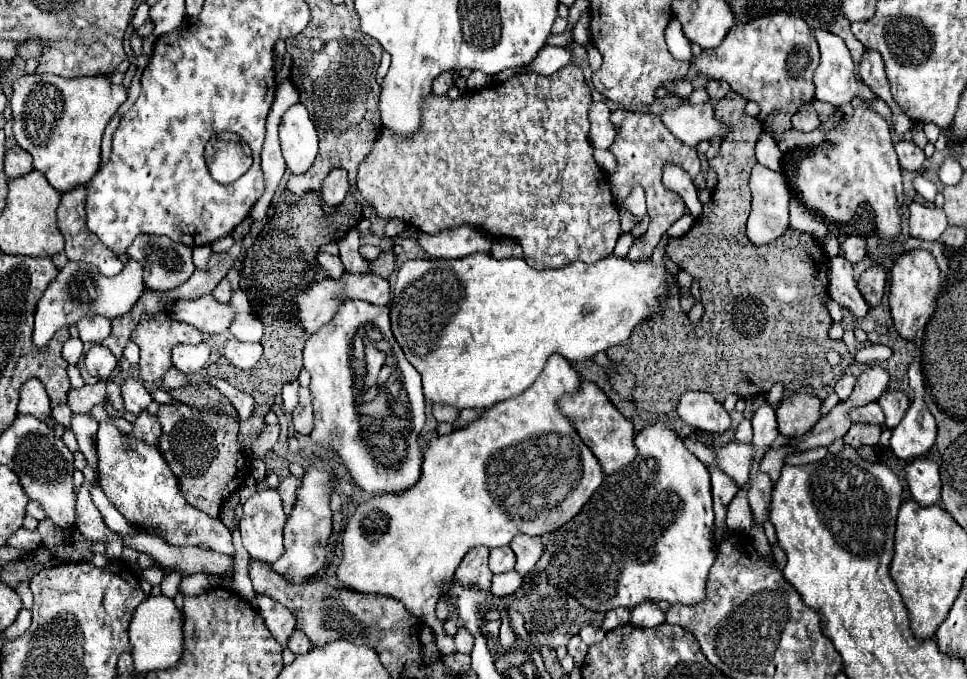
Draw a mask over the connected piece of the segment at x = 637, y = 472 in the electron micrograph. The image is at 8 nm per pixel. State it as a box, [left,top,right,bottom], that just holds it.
[545,424,717,612]

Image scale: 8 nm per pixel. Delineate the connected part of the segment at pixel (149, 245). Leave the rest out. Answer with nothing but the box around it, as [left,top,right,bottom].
[127,234,193,292]

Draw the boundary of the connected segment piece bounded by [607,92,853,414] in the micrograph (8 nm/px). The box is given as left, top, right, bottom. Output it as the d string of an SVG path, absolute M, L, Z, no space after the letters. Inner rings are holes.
M727 92L715 106L715 116L725 120L731 126L729 136L721 142L719 154L709 160L709 166L715 168L719 176L719 184L711 194L711 200L703 204L703 214L695 218L691 230L681 238L669 238L667 256L687 270L691 276L697 276L701 282L701 304L705 314L699 324L693 324L679 306L677 294L665 300L665 310L659 318L643 322L631 336L631 340L623 346L613 346L607 350L611 362L623 362L639 376L639 388L635 388L635 406L645 412L673 412L677 408L679 396L687 390L703 390L709 392L717 402L723 402L729 394L737 394L739 398L753 398L759 394L767 394L773 384L783 384L785 392L795 392L797 388L811 386L821 388L831 384L849 364L853 356L843 342L831 340L827 330L831 326L831 316L823 304L827 296L827 270L829 258L827 254L813 242L809 234L799 234L795 230L787 230L779 240L755 246L745 236L745 222L751 208L751 192L749 192L749 176L754 164L755 144L761 136L763 127L757 118L745 114L747 100L737 92ZM833 348L841 354L841 366L833 368L825 362L825 352Z

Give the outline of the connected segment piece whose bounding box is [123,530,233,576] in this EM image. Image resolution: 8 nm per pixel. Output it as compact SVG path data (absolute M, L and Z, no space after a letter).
M139 532L137 536L123 536L123 544L137 548L139 552L151 554L155 562L159 562L165 568L179 570L183 576L203 572L203 574L215 574L225 576L233 570L233 558L225 554L217 554L211 550L187 546L187 548L175 548L157 536L151 536L149 532Z

